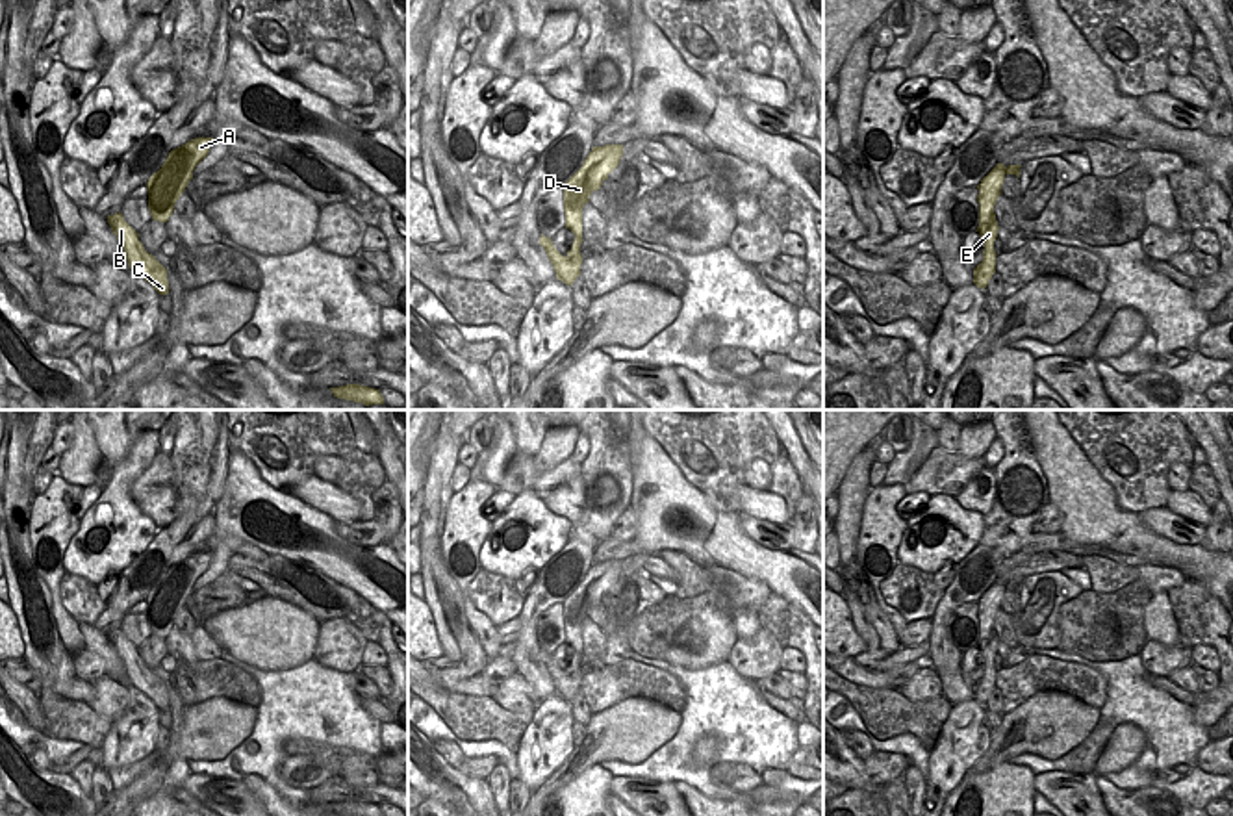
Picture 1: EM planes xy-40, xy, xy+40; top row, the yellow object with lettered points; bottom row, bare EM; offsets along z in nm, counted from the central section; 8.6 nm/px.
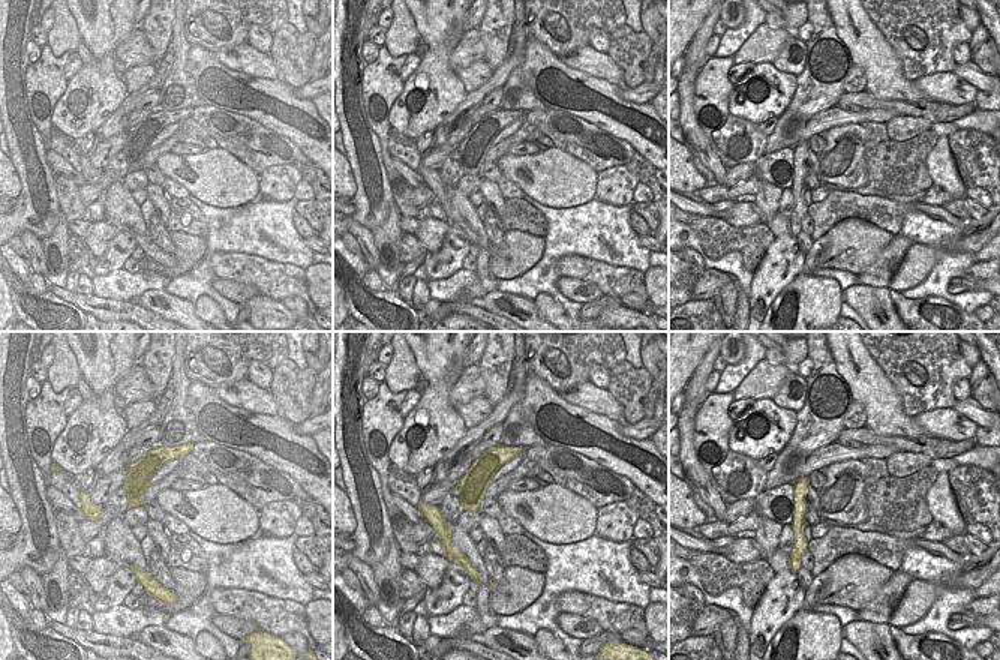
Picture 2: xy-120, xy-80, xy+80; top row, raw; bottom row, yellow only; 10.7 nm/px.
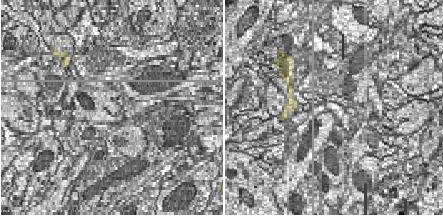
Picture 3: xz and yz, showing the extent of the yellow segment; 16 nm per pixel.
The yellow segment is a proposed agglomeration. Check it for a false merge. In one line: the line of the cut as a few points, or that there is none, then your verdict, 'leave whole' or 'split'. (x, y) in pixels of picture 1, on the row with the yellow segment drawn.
cut xy (568, 256), (579, 266); split

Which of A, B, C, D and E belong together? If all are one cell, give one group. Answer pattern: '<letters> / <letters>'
A D E / B C

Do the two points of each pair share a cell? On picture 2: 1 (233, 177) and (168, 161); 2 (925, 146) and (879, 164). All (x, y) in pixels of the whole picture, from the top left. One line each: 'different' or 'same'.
1: same
2: same

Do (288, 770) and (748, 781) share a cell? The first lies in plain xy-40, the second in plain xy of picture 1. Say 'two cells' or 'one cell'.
one cell

